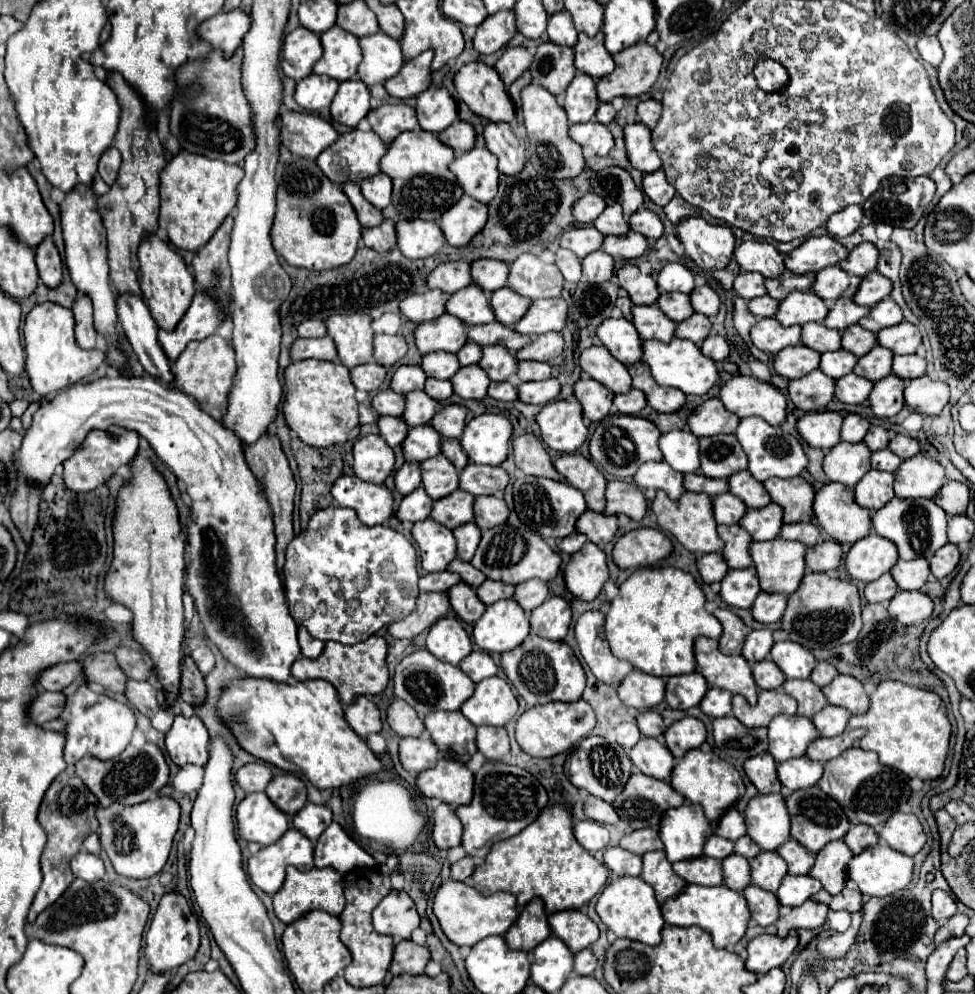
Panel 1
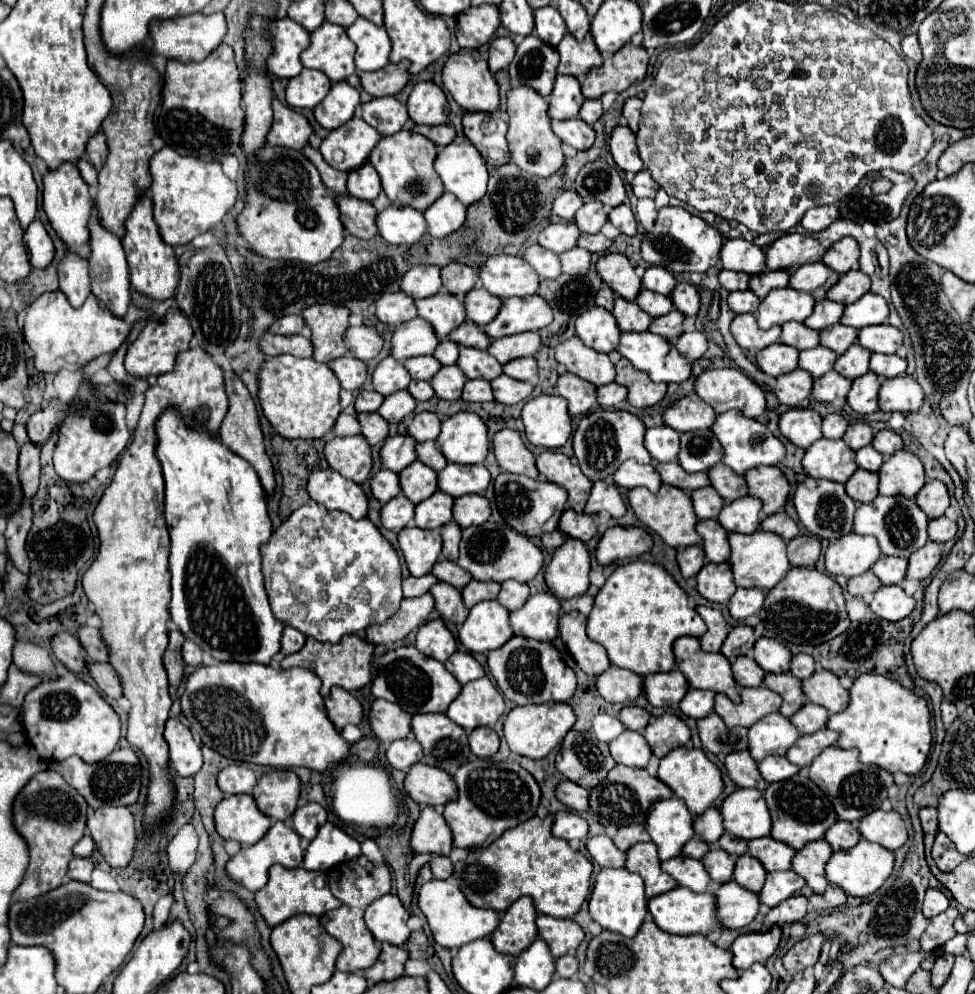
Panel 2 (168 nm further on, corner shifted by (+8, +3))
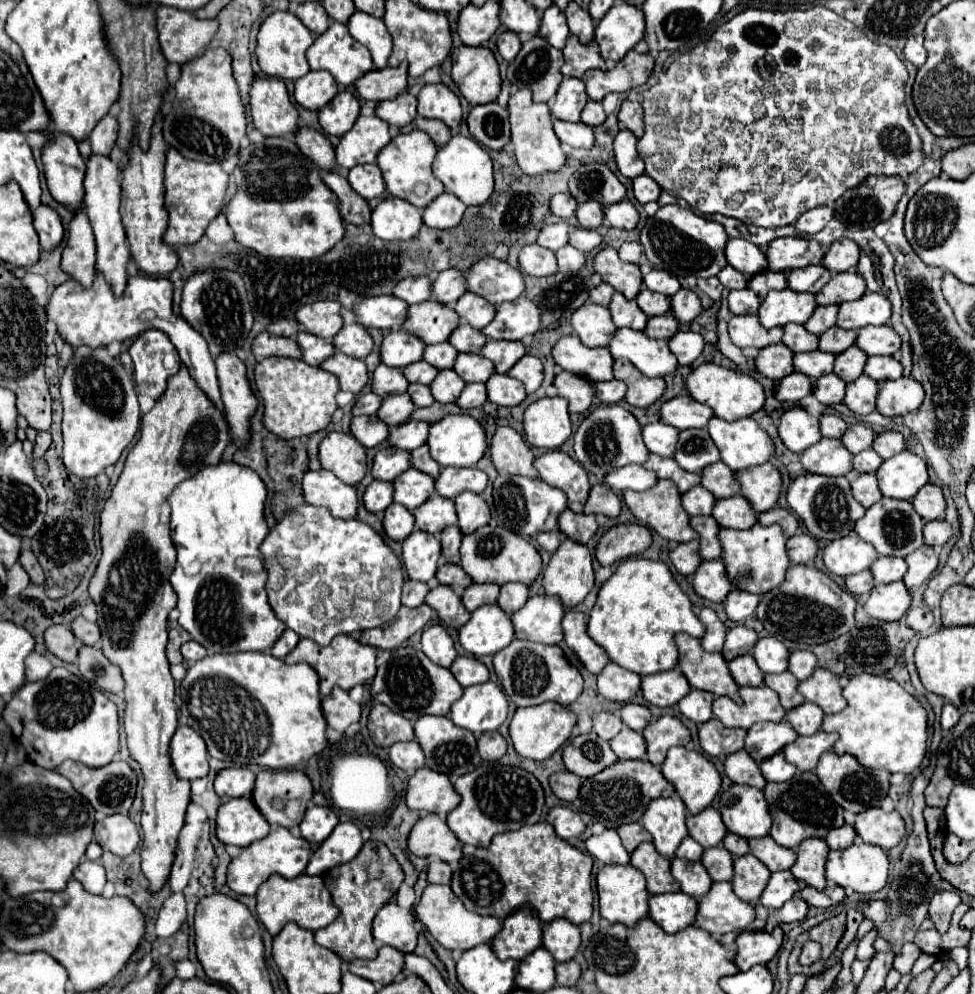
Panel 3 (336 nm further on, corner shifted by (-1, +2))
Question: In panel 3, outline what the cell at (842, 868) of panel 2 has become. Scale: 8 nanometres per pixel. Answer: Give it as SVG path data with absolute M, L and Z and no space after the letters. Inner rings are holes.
M856 842L844 850L832 850L826 862L826 878L858 894L880 892L888 884L890 858L880 846Z

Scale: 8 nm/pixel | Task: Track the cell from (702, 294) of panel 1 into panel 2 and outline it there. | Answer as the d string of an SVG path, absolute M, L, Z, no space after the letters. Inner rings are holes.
M685 281L677 283L677 287L671 293L671 301L673 301L673 307L681 311L685 317L695 317L699 311L699 293L693 285Z

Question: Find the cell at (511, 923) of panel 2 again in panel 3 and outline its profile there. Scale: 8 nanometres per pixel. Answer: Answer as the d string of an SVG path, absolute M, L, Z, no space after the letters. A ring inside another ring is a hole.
M524 904L516 914L504 920L504 930L500 930L496 942L492 942L492 950L498 958L522 960L542 946L542 922L532 908L534 906Z

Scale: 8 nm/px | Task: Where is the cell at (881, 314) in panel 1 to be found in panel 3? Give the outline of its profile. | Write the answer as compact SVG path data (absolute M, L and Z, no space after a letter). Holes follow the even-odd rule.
M866 292L860 300L840 304L836 324L840 328L850 328L850 330L860 330L864 326L846 326L846 322L868 322L866 326L882 326L890 322L890 314L892 306L882 294Z

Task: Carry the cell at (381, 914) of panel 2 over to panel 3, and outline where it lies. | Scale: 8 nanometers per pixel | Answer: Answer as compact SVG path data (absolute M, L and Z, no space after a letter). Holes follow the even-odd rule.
M388 902L374 918L374 940L376 944L388 944L404 954L410 954L414 952L418 940L414 924L416 918L410 910L400 908L396 902Z

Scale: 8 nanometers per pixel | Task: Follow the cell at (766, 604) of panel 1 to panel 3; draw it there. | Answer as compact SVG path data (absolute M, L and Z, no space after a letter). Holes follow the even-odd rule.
M732 590L724 602L728 618L736 622L744 622L748 616L752 616L758 604L760 604L760 596L746 590Z

